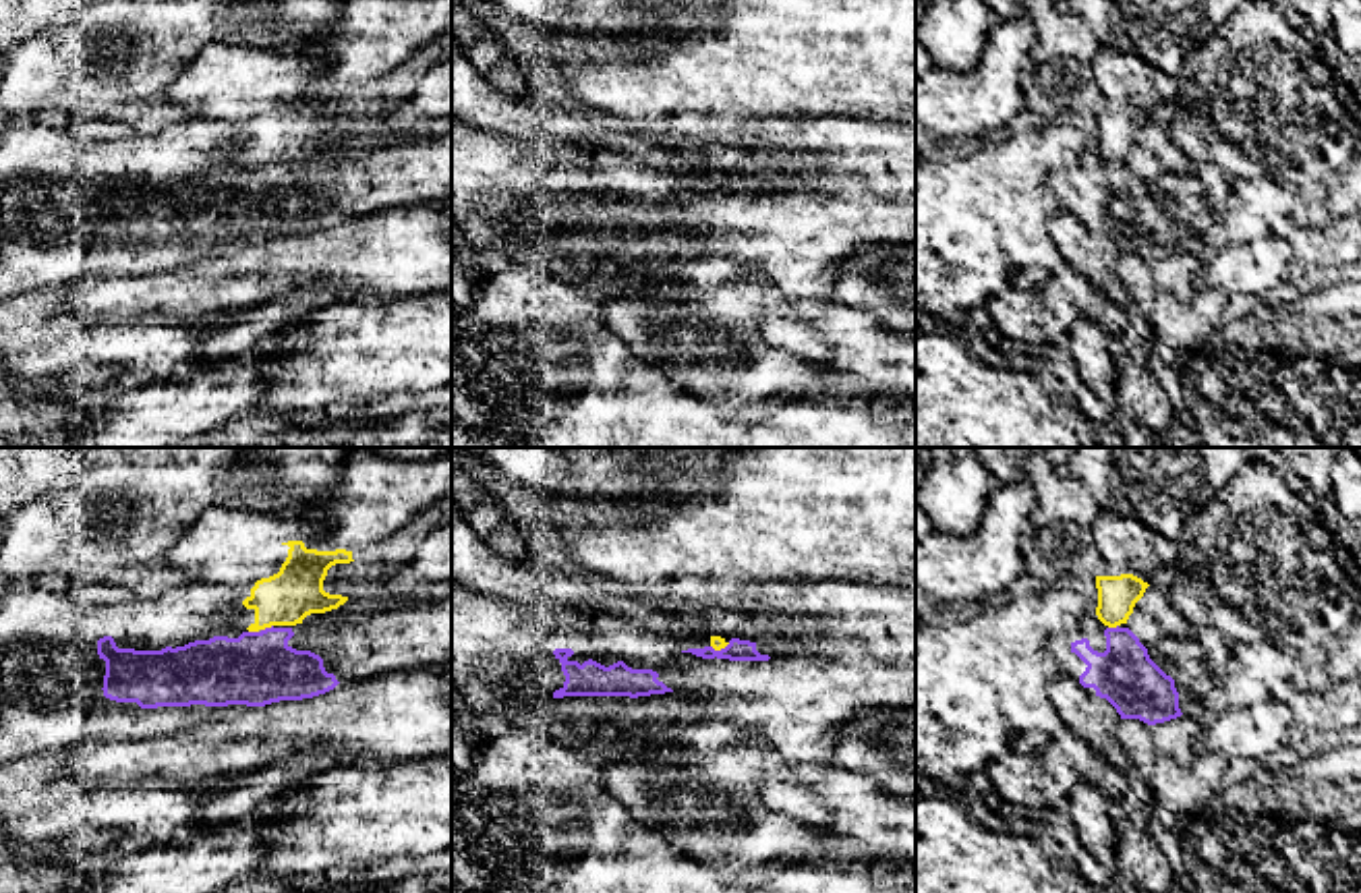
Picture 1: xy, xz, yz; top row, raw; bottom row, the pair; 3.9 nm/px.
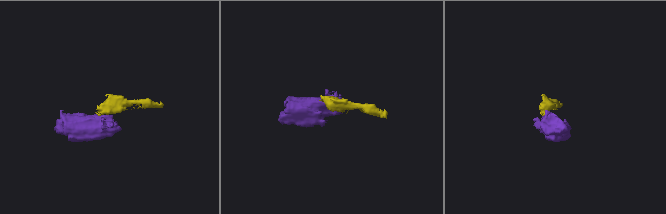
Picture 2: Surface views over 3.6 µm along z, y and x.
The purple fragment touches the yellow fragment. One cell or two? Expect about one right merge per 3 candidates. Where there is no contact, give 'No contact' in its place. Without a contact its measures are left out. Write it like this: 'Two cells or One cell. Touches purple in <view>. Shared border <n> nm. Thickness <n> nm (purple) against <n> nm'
Two cells. Touches purple in xy. Shared border 50 nm. Thickness 280 nm (purple) against 200 nm

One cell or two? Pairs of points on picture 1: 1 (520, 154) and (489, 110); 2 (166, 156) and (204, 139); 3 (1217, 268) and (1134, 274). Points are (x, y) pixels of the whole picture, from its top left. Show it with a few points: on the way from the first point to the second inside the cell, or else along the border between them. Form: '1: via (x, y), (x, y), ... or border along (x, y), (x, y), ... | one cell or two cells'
1: border along (473, 125), (485, 131), (535, 137) | two cells
2: via (175, 156), (181, 156), (195, 141) | one cell
3: border along (1198, 260), (1196, 289), (1217, 289), (1225, 311) | two cells

